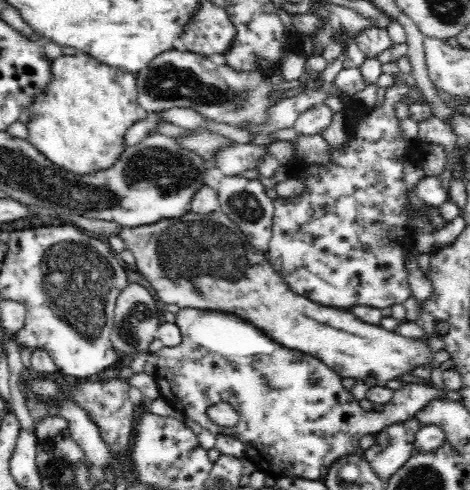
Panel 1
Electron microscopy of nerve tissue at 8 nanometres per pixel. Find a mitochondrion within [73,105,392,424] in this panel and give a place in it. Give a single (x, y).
(214, 251)

